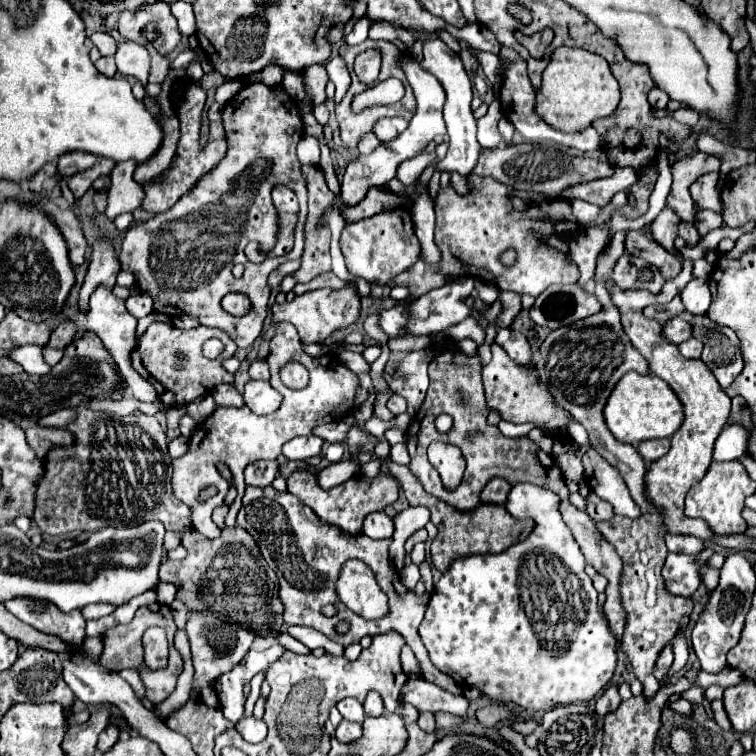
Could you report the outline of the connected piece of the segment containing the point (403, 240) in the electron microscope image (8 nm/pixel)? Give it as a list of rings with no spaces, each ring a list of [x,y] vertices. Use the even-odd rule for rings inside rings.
[[[397,208],[345,226],[341,232],[341,252],[351,274],[375,284],[387,284],[393,276],[419,260],[419,240],[415,240],[411,214],[405,208]]]

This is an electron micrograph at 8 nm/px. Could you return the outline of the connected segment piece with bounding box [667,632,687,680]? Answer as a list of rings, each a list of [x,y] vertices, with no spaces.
[[[679,632],[679,634],[675,636],[675,640],[673,640],[673,652],[675,652],[675,662],[673,662],[673,666],[669,668],[667,680],[673,678],[673,676],[685,666],[685,662],[687,662],[687,642],[685,642],[683,632]]]

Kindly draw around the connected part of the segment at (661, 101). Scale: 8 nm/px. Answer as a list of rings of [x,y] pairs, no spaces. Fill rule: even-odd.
[[[653,88],[649,92],[649,102],[653,108],[666,108],[669,100],[669,96],[661,88]]]

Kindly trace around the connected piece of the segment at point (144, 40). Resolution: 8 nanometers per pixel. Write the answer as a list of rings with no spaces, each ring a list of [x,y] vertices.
[[[167,2],[145,4],[133,12],[121,12],[117,30],[121,36],[141,46],[153,44],[159,54],[169,54],[181,42],[177,20]]]

